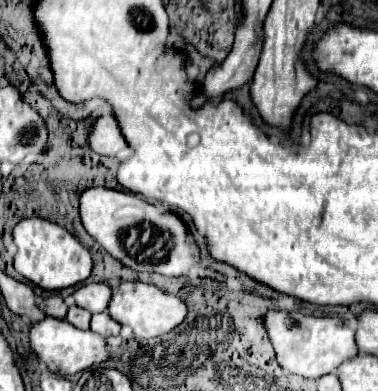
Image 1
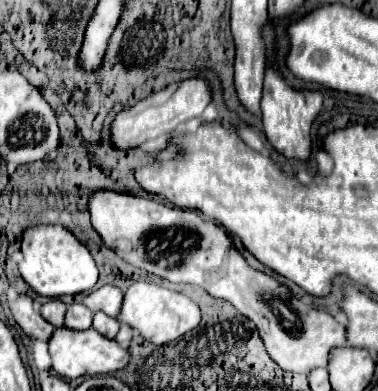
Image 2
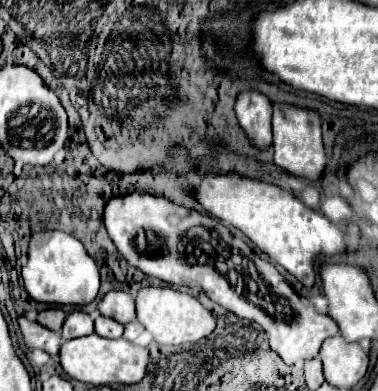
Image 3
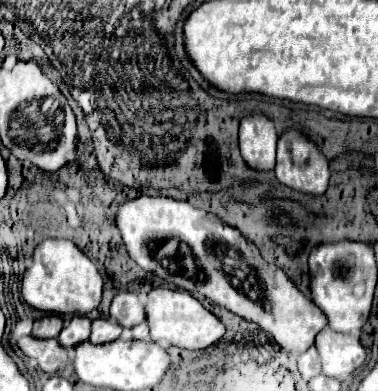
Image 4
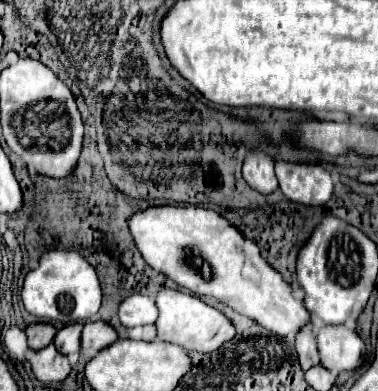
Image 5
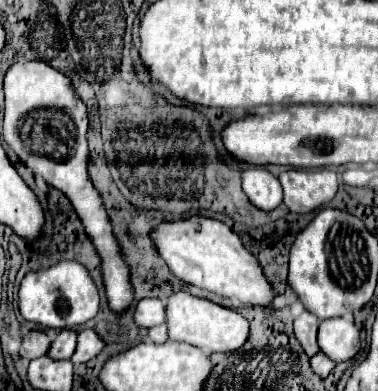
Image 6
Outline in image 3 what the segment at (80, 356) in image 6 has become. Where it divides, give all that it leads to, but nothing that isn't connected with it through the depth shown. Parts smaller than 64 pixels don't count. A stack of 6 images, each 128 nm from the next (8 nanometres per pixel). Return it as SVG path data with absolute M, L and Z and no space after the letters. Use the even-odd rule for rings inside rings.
M98 316L94 320L94 332L98 336L104 336L104 338L120 338L122 336L122 330L124 330L124 326L120 322L108 318L108 316Z

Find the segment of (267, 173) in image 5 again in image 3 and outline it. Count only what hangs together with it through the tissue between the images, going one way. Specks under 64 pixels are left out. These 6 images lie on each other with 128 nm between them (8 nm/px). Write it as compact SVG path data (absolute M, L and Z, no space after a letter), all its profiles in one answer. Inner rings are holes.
M244 90L236 98L236 116L240 126L246 130L250 140L266 148L272 142L272 104L268 96L264 96L258 90Z

